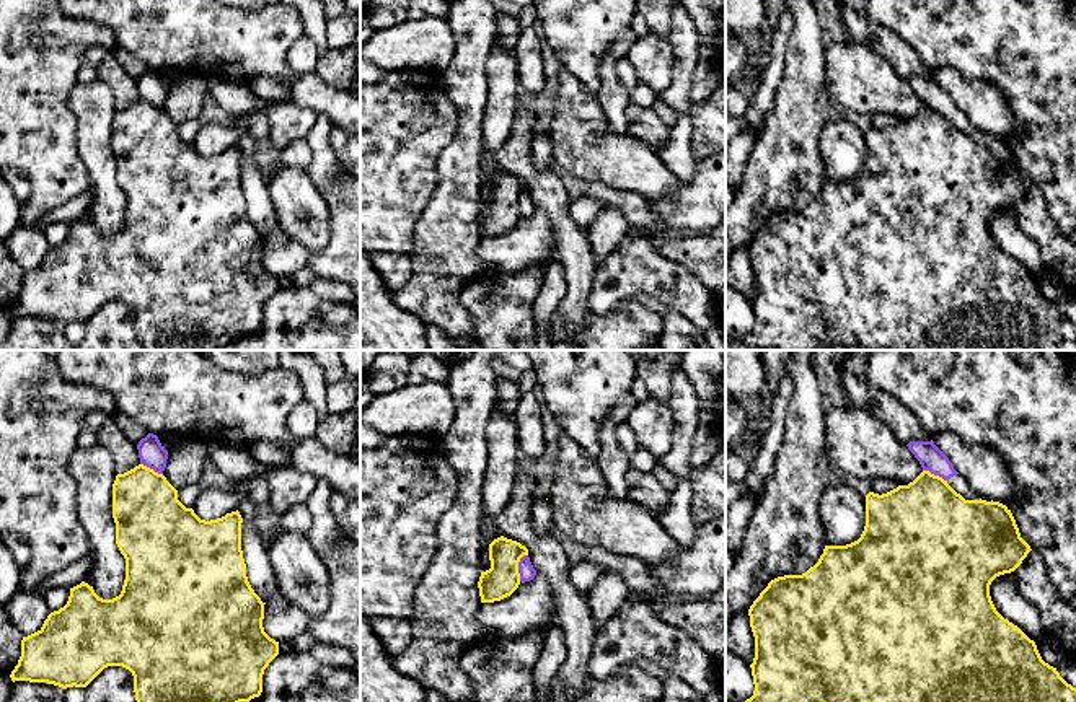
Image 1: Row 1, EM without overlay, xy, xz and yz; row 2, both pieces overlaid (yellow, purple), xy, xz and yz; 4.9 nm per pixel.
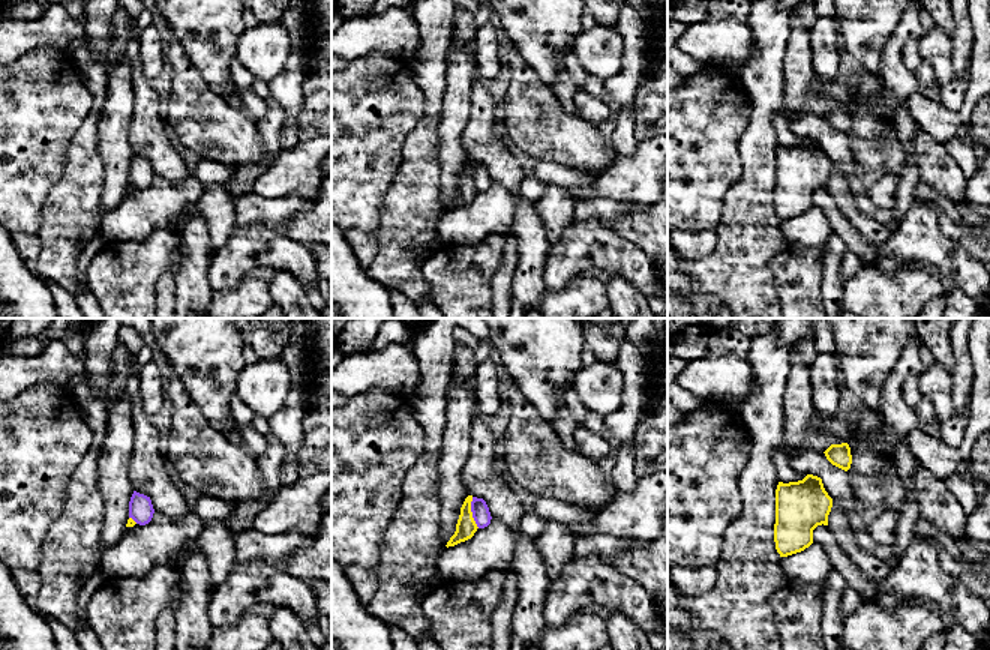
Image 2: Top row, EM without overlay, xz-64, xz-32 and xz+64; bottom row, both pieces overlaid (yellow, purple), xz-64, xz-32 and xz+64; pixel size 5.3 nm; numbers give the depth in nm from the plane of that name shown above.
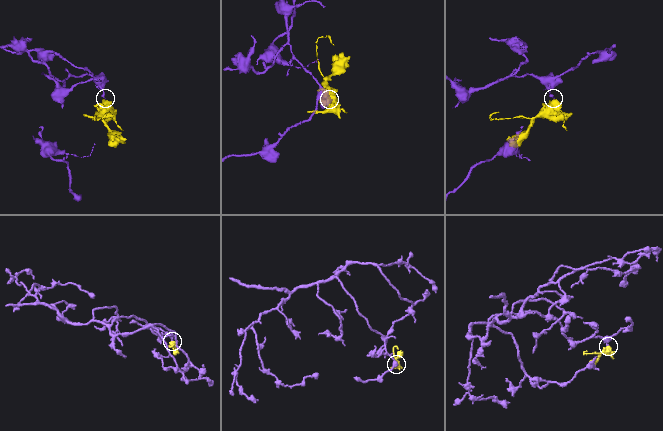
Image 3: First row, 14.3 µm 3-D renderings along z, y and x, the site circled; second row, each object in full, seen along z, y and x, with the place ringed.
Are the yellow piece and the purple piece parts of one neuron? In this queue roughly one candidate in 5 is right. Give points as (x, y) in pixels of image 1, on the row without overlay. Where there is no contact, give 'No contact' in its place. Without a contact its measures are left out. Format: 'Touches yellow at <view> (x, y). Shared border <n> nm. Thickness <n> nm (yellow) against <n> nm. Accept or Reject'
Touches yellow at xz (517, 202). Shared border 140 nm. Thickness 170 nm (yellow) against 80 nm. Reject

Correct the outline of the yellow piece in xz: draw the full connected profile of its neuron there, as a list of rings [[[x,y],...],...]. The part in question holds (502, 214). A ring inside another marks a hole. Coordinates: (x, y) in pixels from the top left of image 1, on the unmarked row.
[[[504,171],[489,179],[491,204],[481,207],[478,217],[481,238],[501,236],[518,223],[518,197],[523,191],[528,191],[528,184]]]

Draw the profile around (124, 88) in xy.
[[[109,52],[98,68],[98,80],[109,86],[116,109],[124,109],[140,99],[137,80]]]

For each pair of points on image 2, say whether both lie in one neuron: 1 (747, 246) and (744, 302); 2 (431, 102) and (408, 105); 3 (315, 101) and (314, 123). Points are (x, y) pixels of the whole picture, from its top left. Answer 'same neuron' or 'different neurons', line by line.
1: same neuron
2: different neurons
3: same neuron

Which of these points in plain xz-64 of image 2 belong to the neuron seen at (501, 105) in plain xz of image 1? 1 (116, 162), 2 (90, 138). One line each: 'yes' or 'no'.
1: yes
2: no

